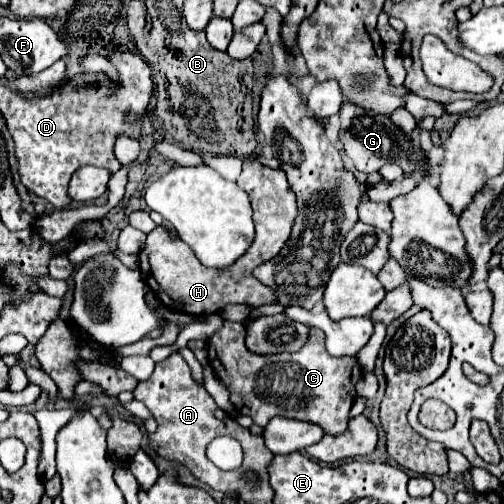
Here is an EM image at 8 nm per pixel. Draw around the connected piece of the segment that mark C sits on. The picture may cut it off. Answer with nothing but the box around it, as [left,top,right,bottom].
[207,321,361,435]

